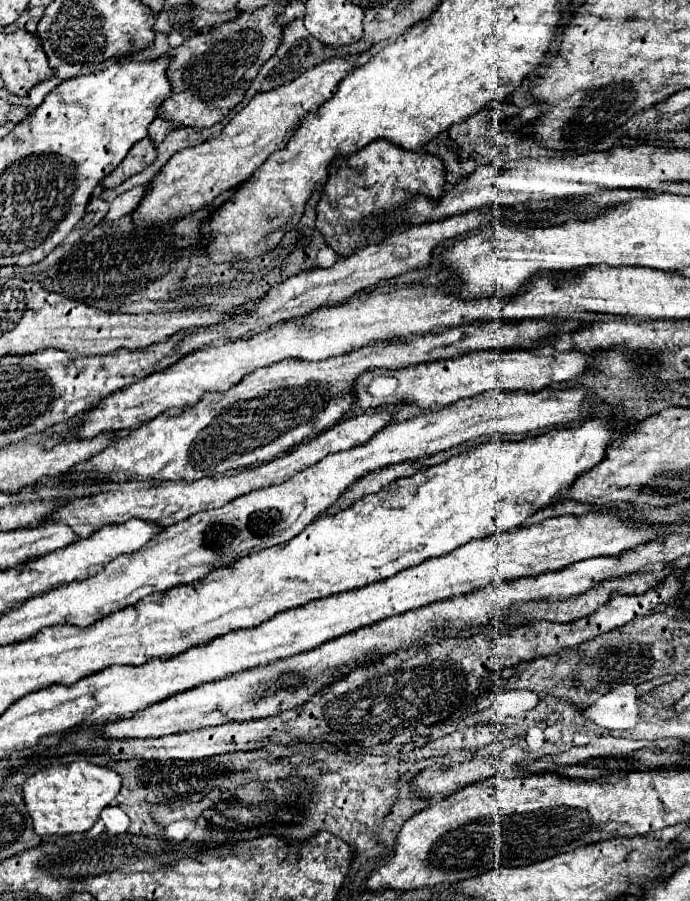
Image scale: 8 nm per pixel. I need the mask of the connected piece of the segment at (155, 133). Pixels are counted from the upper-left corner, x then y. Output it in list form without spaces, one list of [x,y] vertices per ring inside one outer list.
[[[156,118],[152,124],[150,124],[150,130],[148,130],[148,136],[154,140],[154,144],[160,144],[164,140],[164,136],[172,130],[172,122],[166,120],[166,118]]]

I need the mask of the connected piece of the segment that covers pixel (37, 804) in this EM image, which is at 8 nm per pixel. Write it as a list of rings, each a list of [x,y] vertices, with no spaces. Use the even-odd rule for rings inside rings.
[[[78,760],[68,766],[42,768],[36,774],[32,774],[22,786],[26,810],[32,816],[34,830],[38,834],[54,836],[90,830],[94,822],[100,818],[100,812],[118,796],[118,790],[120,776],[114,770],[90,764],[86,760]]]

